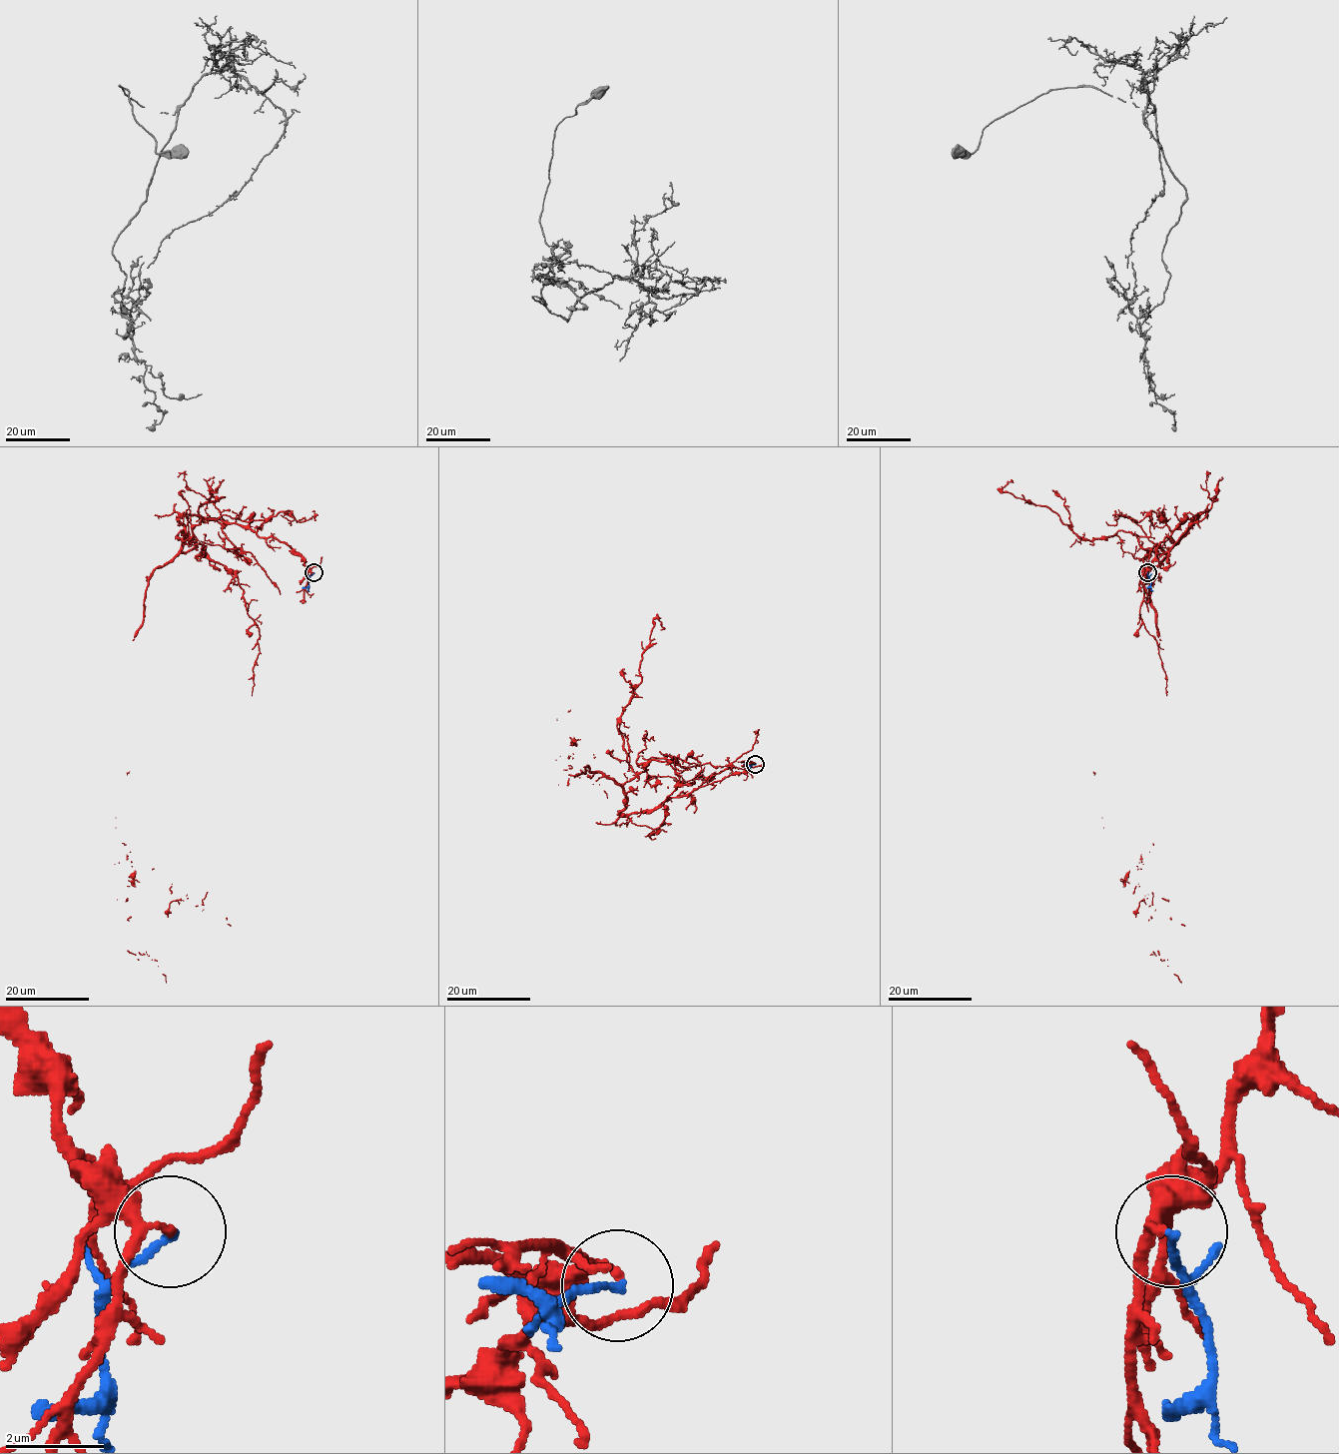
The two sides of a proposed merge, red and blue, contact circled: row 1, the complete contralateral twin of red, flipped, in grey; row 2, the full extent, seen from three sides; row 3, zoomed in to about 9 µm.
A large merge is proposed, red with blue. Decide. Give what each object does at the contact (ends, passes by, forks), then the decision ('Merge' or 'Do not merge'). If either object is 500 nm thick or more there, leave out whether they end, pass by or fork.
At the ring red passes by. At the ring blue ends. Do not merge

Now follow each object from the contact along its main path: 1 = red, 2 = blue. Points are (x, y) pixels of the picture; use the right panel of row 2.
1: (1147, 572), (1196, 514), (1143, 558), (1140, 619), (1166, 695), (1127, 879), (1151, 954), (1181, 983)
2: (1147, 572), (1150, 578), (1147, 588)

